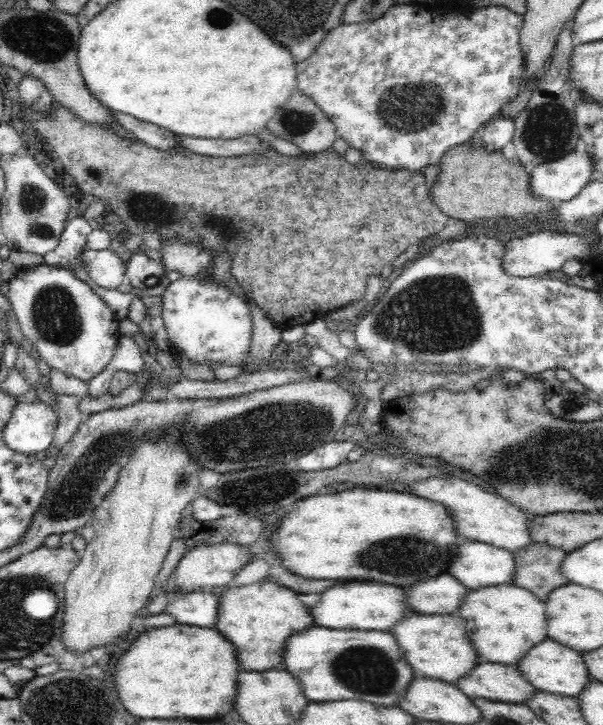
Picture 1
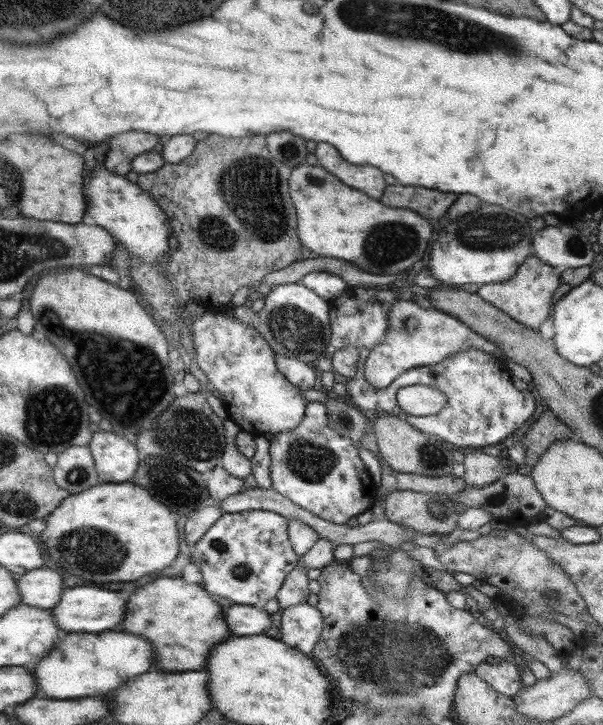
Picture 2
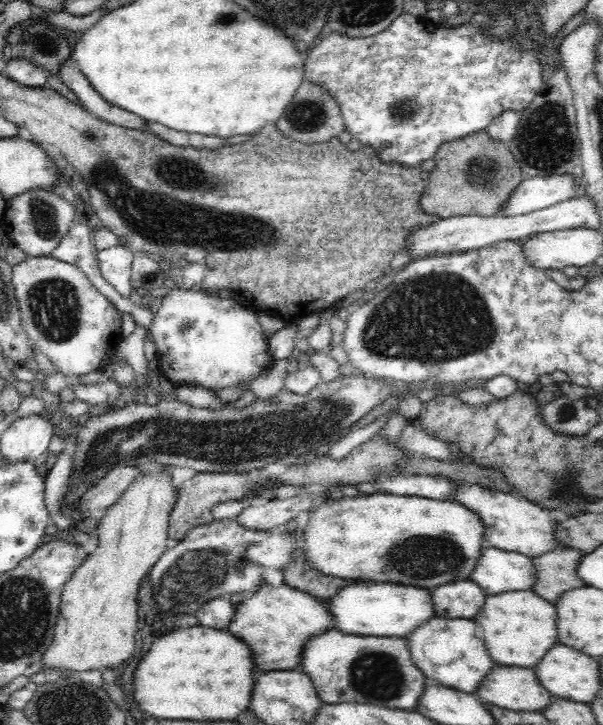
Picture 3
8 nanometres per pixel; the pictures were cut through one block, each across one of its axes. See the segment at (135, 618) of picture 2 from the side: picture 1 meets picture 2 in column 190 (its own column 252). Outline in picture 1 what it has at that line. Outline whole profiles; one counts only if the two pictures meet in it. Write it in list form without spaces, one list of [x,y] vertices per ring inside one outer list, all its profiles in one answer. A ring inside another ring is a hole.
[[[263,581],[248,586],[227,587],[218,591],[218,616],[214,629],[224,634],[228,642],[236,648],[236,661],[242,670],[280,670],[282,654],[286,649],[286,640],[292,634],[298,634],[306,628],[314,626],[314,618],[308,608],[298,600],[298,594],[288,590],[286,586],[278,586],[274,582]]]

